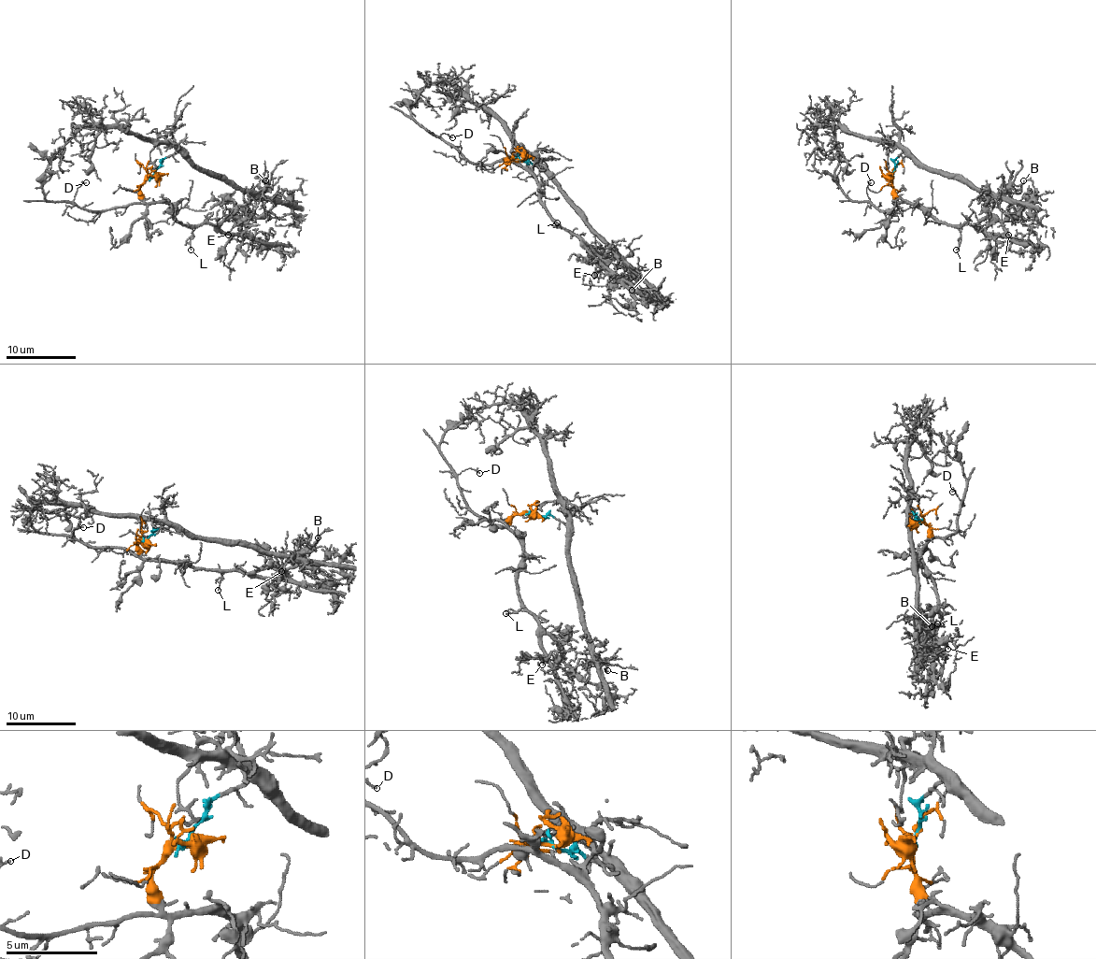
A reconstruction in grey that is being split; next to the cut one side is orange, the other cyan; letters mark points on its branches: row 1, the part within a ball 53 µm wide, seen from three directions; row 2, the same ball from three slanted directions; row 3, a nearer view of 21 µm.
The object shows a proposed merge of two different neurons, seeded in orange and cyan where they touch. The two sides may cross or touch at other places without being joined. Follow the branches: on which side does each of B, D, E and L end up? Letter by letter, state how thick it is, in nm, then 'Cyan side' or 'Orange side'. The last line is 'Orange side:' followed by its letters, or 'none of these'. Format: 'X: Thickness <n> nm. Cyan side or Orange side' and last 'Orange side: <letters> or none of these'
B: Thickness 130 nm. Cyan side
D: Thickness 130 nm. Orange side
E: Thickness 140 nm. Orange side
L: Thickness 110 nm. Orange side
Orange side: D, E, L

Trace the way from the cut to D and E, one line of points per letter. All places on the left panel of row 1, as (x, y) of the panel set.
D: (151, 177), (140, 187), (140, 198), (136, 202), (102, 210), (88, 210), (74, 202), (78, 189), (86, 182)
E: (151, 177), (140, 187), (149, 202), (165, 202), (184, 224), (220, 224), (235, 217), (238, 221), (228, 235)

